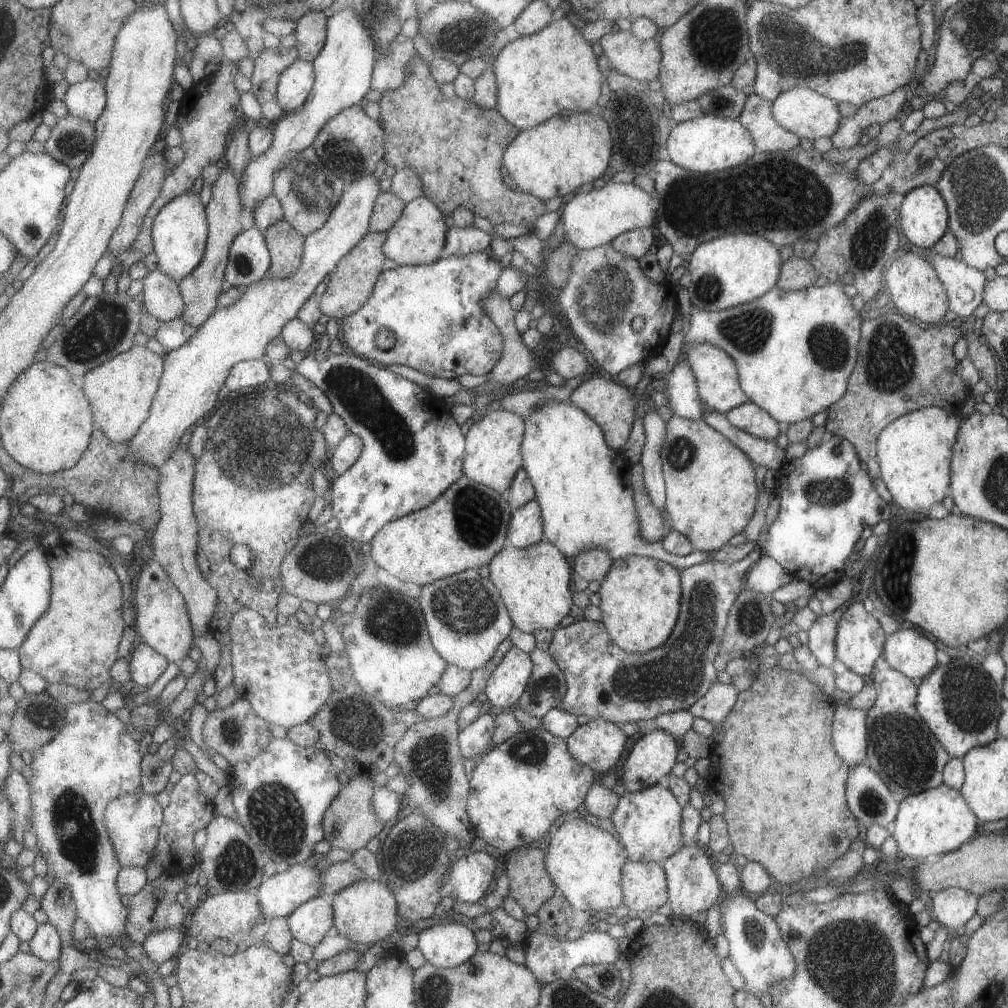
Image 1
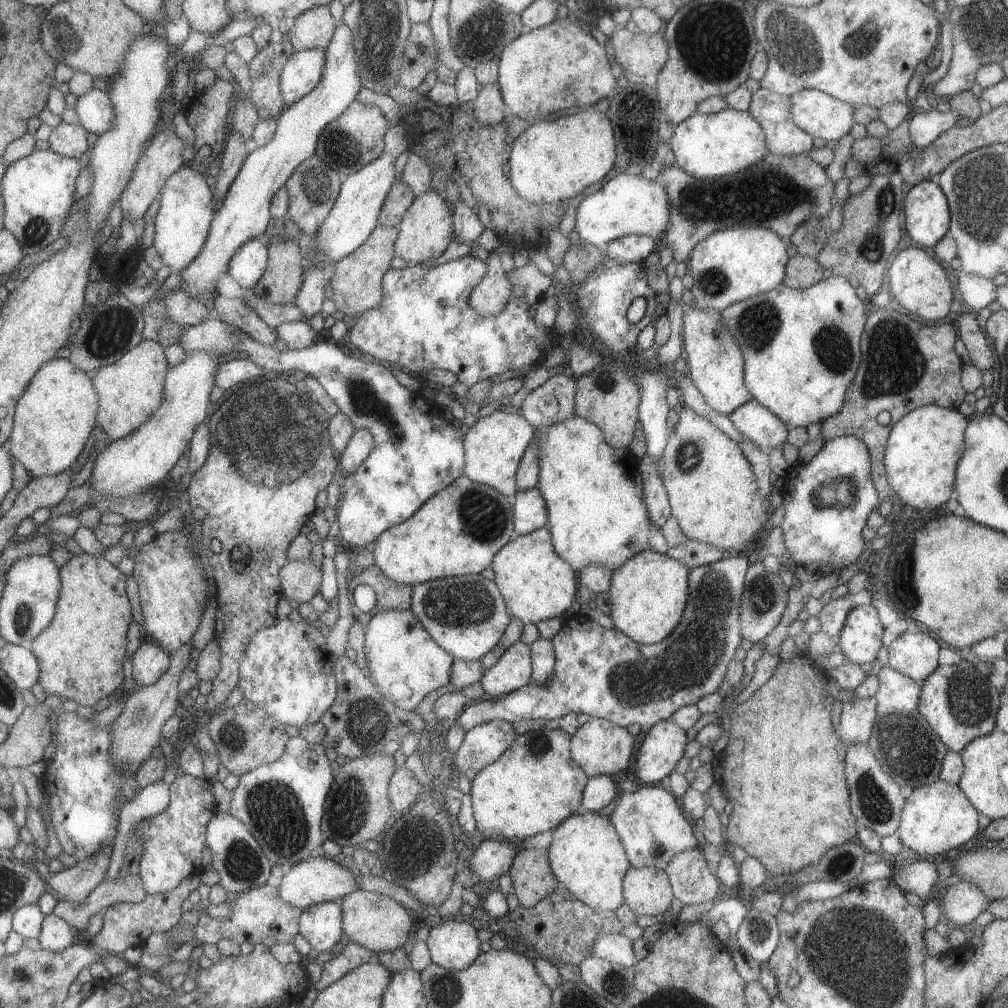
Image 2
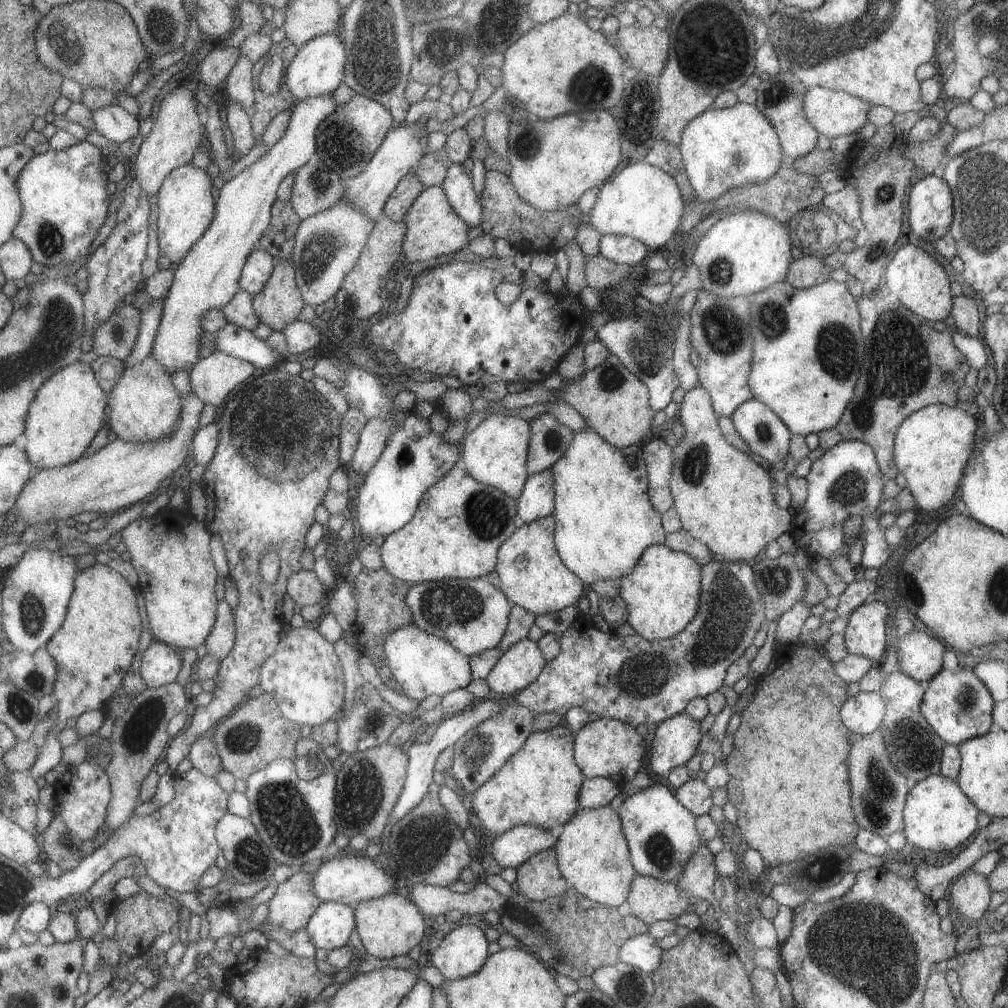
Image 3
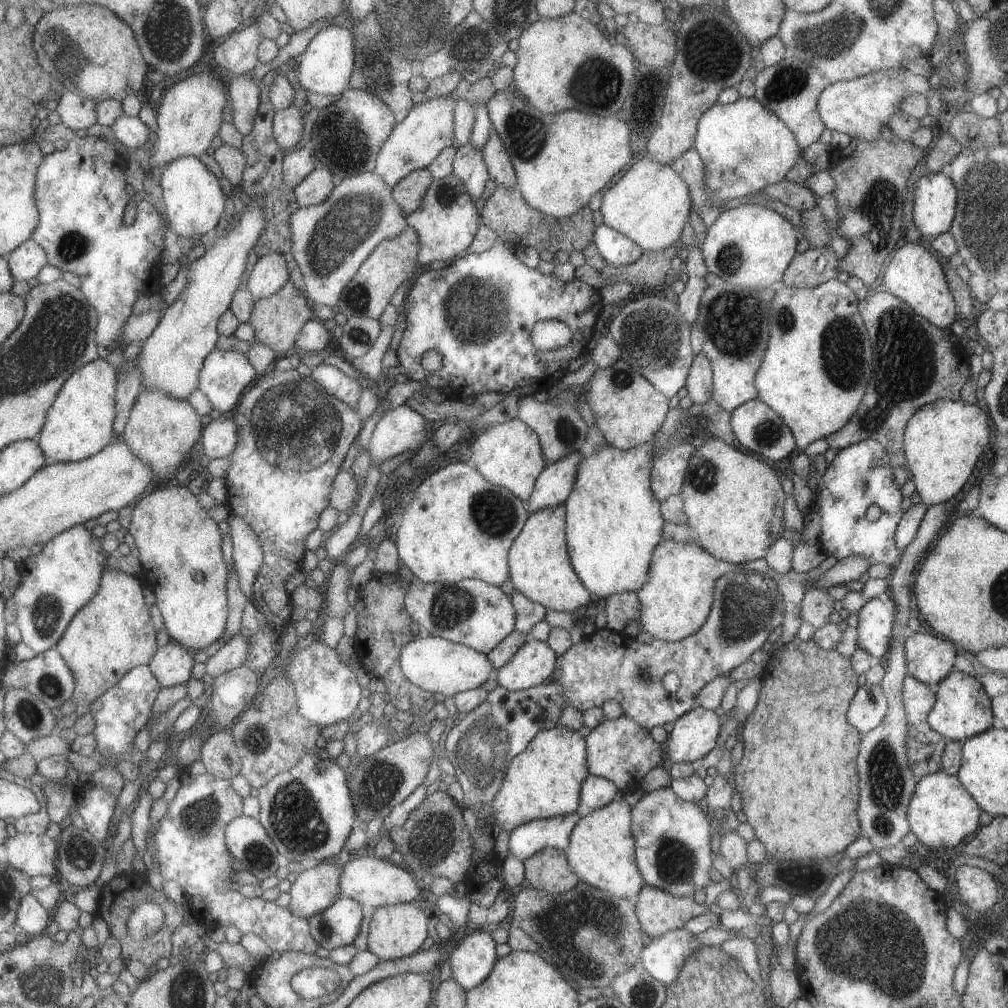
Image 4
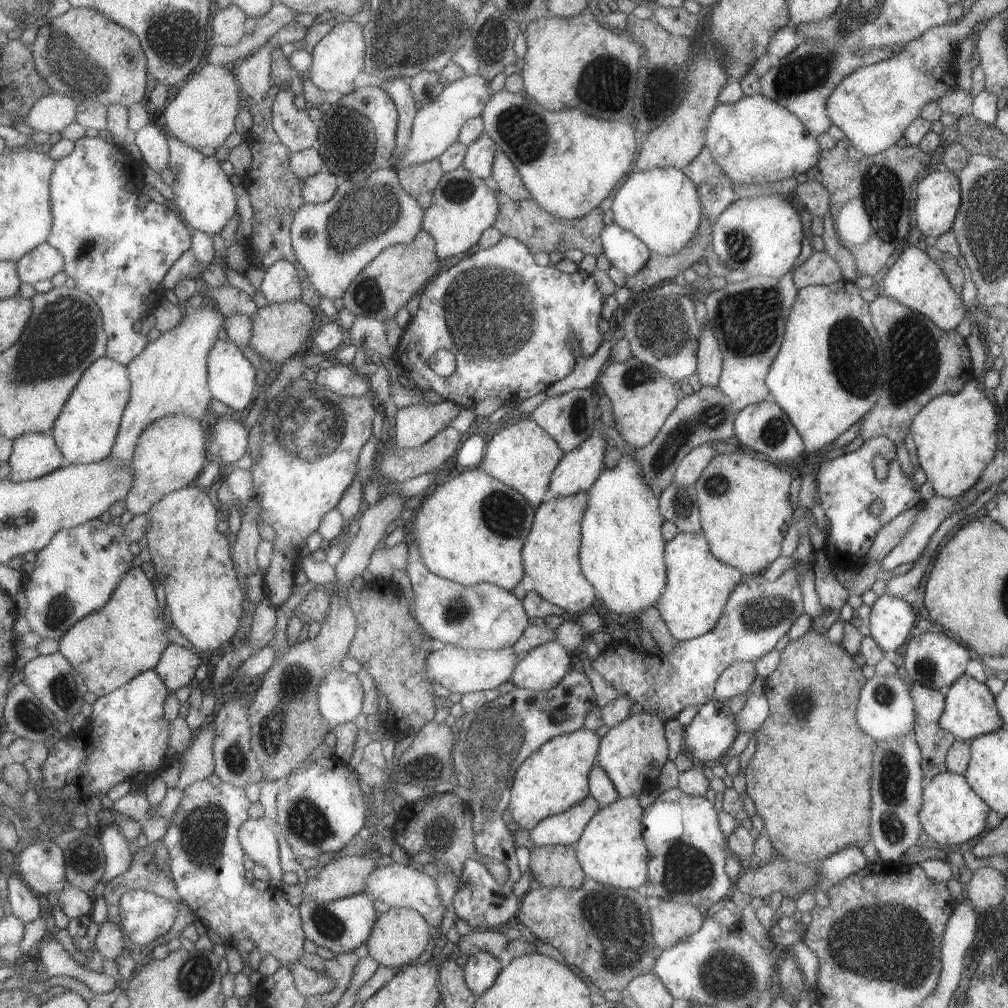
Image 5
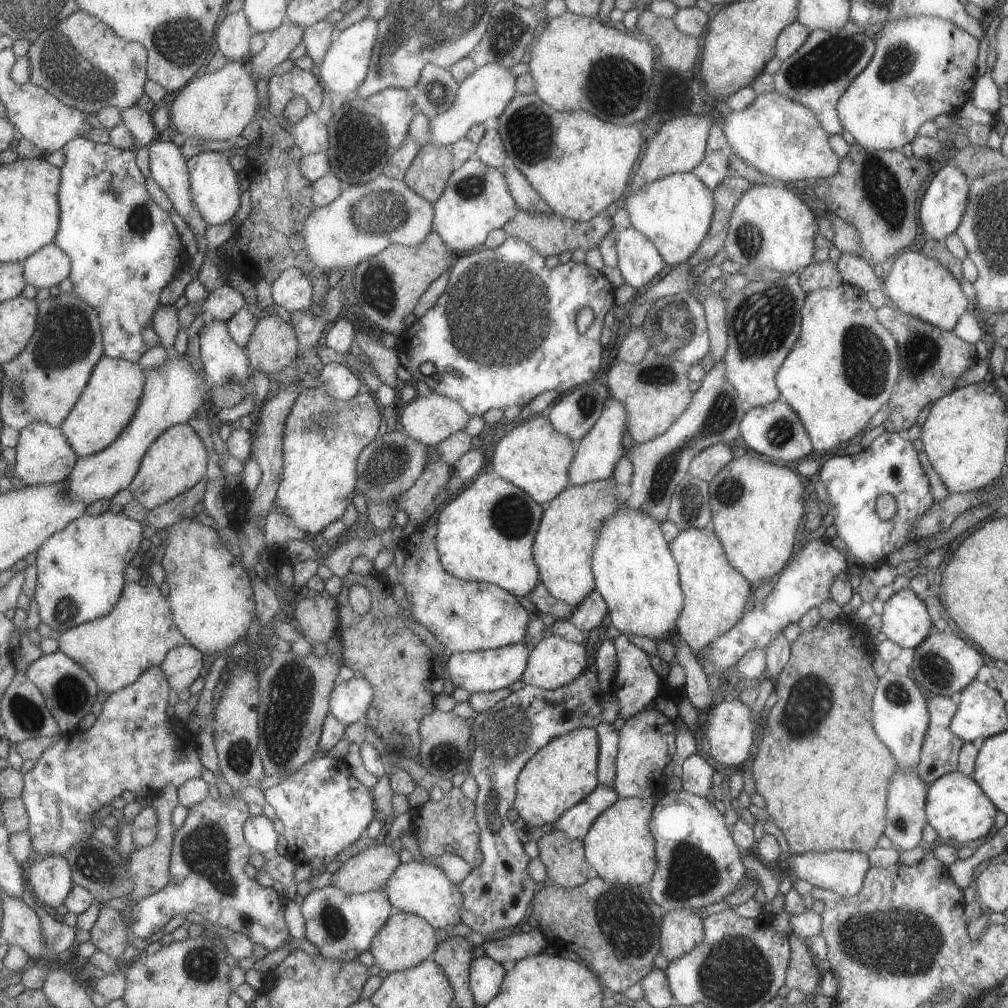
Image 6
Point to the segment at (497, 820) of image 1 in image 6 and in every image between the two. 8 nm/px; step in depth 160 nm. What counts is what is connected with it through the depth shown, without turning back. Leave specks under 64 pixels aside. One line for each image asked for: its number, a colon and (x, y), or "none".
2: (534, 784)
3: (538, 785)
4: (543, 781)
5: (554, 777)
6: (560, 774)

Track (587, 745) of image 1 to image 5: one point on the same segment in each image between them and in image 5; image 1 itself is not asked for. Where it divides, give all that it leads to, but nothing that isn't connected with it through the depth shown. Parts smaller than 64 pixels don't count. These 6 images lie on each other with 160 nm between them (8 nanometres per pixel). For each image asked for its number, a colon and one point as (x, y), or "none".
2: (598, 746)
3: (609, 748)
4: (620, 750)
5: (632, 752)

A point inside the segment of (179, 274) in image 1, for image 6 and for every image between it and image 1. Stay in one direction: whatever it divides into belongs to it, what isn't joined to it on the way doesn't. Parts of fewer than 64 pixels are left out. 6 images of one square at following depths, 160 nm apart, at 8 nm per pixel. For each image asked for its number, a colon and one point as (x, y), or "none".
2: (183, 224)
3: (187, 205)
4: (194, 198)
5: (205, 196)
6: (215, 186)

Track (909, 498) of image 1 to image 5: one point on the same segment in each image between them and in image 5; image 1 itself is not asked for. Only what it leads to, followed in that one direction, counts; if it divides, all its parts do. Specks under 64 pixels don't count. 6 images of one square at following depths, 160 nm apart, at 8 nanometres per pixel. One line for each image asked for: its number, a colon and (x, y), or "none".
2: (922, 448)
3: (932, 445)
4: (943, 440)
5: (955, 435)

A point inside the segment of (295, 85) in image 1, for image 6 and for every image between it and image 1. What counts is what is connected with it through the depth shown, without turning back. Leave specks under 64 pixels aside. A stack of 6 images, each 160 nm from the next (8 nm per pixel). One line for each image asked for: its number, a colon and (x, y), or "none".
2: (304, 69)
3: (318, 68)
4: (326, 65)
5: (338, 57)
6: (345, 62)

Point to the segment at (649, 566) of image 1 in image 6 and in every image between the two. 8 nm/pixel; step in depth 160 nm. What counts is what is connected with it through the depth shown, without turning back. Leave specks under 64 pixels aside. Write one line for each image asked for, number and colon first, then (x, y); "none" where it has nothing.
2: (648, 592)
3: (662, 593)
4: (675, 601)
5: (698, 585)
6: (715, 594)

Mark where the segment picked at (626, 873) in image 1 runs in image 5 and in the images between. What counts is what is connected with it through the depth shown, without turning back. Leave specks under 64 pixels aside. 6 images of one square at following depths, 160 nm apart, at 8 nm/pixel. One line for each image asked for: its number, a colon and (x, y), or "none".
2: (646, 890)
3: (650, 900)
4: (658, 912)
5: (671, 923)

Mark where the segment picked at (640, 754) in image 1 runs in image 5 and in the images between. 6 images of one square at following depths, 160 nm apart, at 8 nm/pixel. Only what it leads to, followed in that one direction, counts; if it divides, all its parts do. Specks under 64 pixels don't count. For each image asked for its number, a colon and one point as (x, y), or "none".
2: (663, 744)
3: (674, 741)
4: (693, 734)
5: (711, 732)

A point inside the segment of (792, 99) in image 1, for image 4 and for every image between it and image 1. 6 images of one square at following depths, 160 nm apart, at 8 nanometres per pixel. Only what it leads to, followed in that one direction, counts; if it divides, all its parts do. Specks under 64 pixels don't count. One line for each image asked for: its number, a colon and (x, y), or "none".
2: (822, 116)
3: (832, 113)
4: (860, 107)

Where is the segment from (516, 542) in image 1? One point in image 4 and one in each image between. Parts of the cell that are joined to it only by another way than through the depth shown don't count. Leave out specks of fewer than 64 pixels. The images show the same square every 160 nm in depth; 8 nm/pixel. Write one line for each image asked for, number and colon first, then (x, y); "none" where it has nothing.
2: (529, 511)
3: (536, 500)
4: (552, 487)

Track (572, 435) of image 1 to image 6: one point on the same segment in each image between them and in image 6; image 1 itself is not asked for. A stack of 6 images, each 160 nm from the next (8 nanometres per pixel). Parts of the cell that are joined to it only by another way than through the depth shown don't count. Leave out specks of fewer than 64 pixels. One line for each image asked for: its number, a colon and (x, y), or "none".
2: (596, 514)
3: (603, 520)
4: (613, 522)
5: (621, 554)
6: (634, 571)

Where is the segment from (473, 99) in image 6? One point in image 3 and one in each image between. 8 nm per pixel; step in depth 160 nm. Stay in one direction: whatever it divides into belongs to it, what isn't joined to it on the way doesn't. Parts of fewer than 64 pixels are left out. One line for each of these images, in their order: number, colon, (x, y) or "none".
3: (399, 152)
4: (427, 129)
5: (436, 125)

